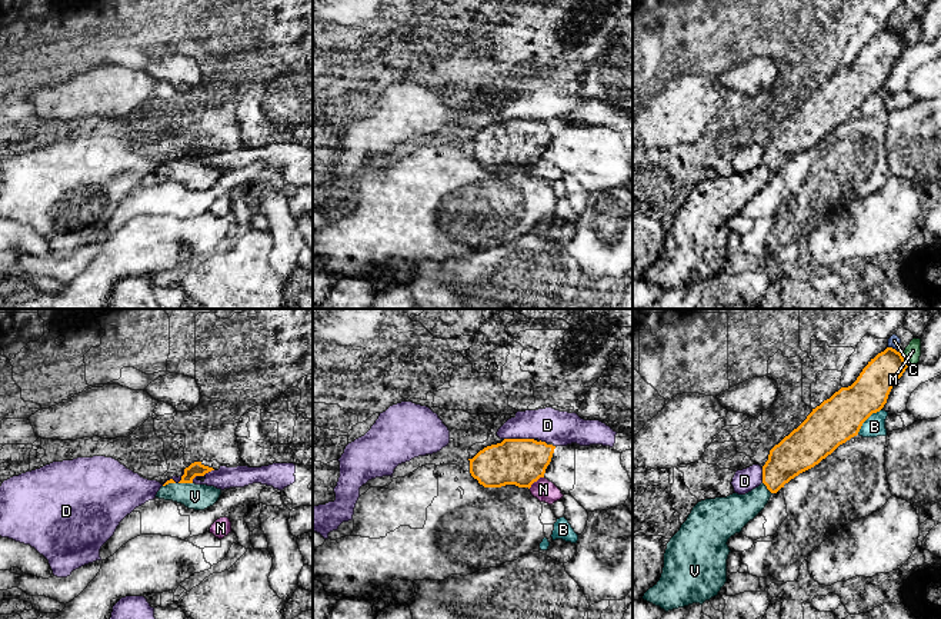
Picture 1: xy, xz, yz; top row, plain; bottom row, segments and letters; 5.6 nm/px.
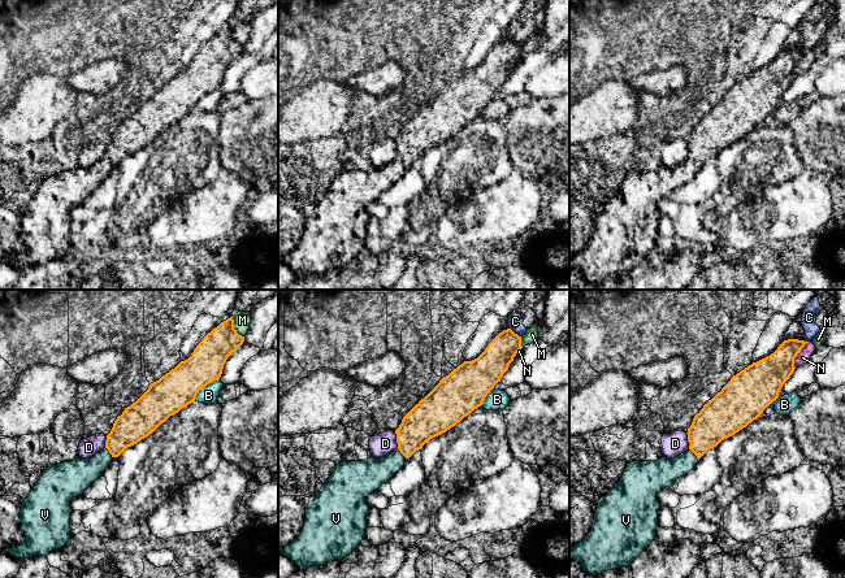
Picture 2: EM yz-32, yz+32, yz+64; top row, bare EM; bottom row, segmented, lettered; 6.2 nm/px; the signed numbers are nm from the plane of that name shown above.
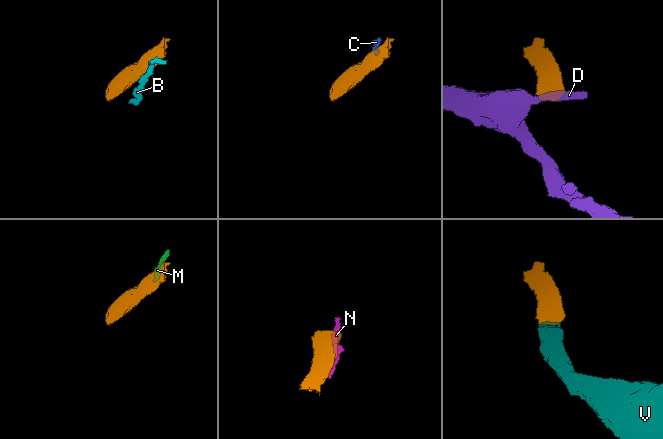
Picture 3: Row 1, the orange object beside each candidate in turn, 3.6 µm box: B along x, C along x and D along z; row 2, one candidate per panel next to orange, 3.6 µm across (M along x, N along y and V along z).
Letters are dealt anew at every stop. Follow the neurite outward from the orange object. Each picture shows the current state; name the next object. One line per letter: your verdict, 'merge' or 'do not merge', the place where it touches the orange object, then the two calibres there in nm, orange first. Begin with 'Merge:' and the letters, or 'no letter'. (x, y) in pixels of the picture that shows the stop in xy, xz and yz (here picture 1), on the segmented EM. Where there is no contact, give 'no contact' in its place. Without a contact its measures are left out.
Merge: V
B: do not merge; contact yz (866, 419); calibres 260 and 120 nm
C: do not merge; contact yz (894, 349); calibres 200 and 70 nm
D: do not merge; contact xz (519, 439); calibres 260 and 190 nm
M: do not merge; contact yz (904, 360); calibres 200 and 100 nm
N: do not merge; contact xz (536, 481); calibres 260 and 120 nm
V: merge; contact xy (186, 482); calibres 80 and 140 nm

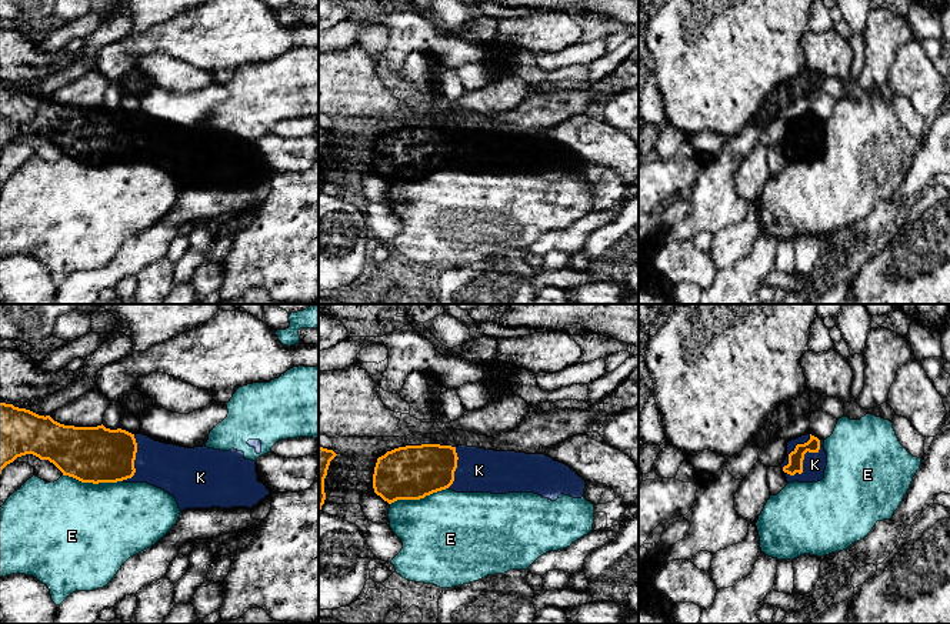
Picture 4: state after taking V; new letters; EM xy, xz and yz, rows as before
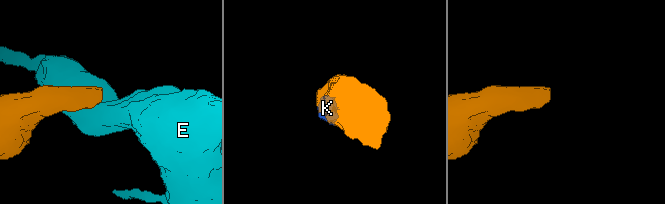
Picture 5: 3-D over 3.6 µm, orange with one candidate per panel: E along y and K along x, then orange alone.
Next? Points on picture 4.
Merge: K
E: do not merge; contact xy (93, 483); calibres 320 and 500 nm
K: merge; contact yz (803, 459); calibres 90 and 130 nm

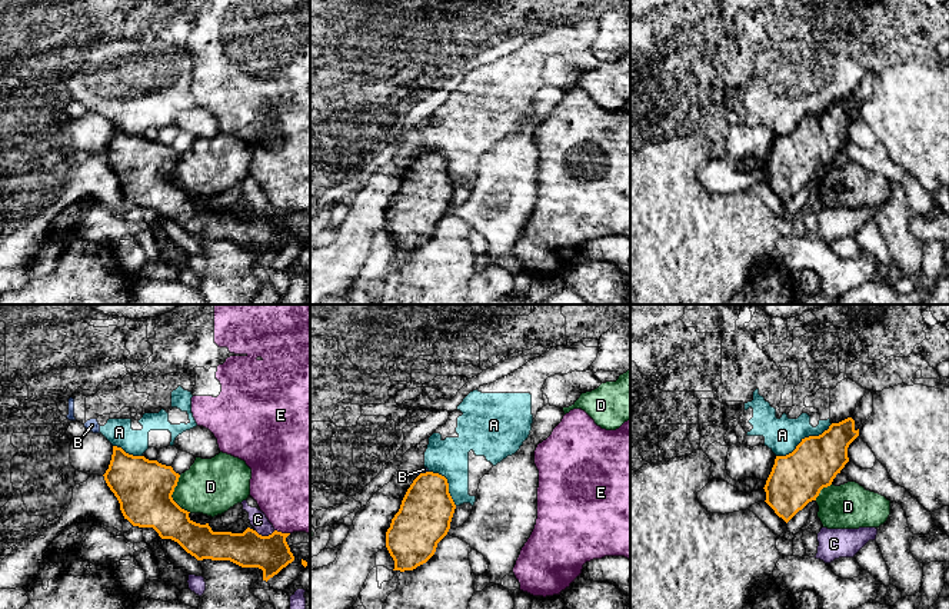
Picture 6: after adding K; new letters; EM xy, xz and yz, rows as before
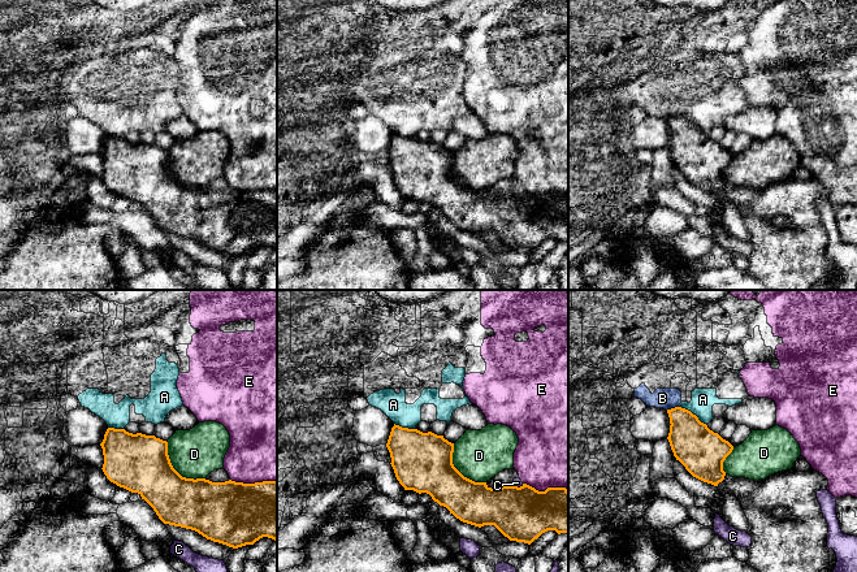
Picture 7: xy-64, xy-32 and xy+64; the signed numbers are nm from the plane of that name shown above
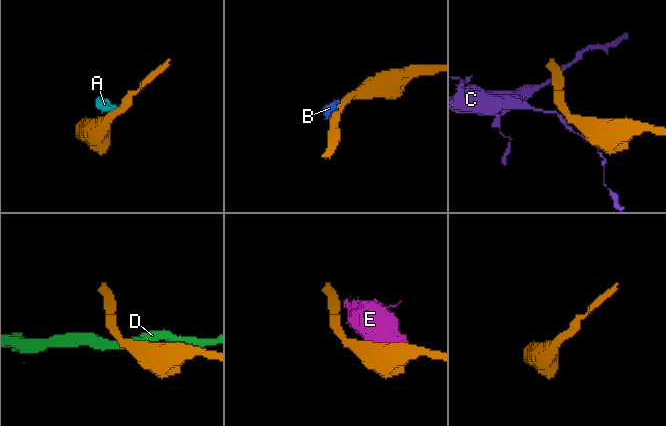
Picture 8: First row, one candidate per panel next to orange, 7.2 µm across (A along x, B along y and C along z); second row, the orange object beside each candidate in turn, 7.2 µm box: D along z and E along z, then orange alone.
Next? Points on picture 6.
Merge: no letter
A: do not merge; contact yz (803, 439); calibres 300 and 190 nm
B: do not merge; contact xz (422, 473); calibres 300 and 30 nm
C: do not merge; contact xy (265, 536); calibres 200 and 100 nm
D: do not merge; contact xy (170, 496); calibres 320 and 320 nm
E: do not merge; contact xy (280, 532); calibres 200 and 440 nm

